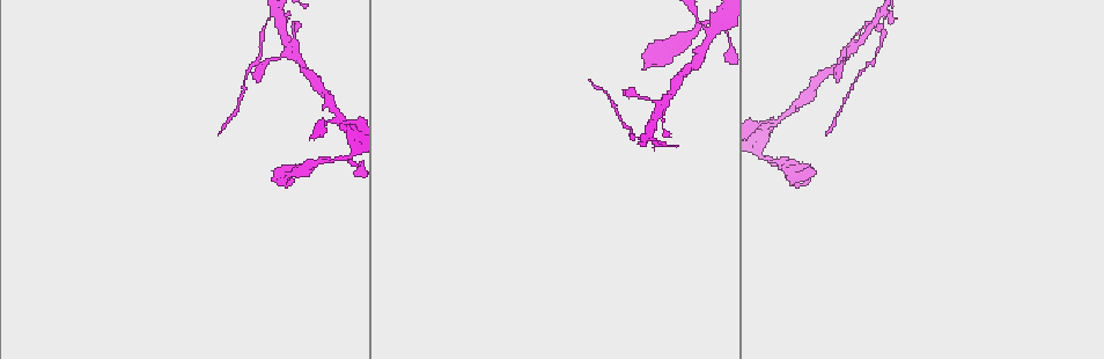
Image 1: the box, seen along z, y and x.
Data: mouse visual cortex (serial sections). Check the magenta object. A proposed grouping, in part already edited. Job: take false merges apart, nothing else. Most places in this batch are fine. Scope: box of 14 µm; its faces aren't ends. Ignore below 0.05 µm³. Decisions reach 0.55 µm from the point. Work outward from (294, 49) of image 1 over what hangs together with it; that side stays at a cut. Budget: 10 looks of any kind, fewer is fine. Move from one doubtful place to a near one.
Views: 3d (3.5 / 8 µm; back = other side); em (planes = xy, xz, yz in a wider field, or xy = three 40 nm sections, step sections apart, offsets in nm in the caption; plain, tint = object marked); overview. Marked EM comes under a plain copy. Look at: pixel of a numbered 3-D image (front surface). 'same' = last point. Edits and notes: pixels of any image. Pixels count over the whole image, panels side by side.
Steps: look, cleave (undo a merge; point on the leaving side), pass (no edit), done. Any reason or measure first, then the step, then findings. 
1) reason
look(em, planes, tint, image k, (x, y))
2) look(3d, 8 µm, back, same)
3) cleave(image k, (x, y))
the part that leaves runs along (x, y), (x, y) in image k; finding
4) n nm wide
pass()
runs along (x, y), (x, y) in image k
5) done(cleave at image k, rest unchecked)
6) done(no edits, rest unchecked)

looks like a crossing
look(3d, 3.5 µm, image 1, (646, 133))

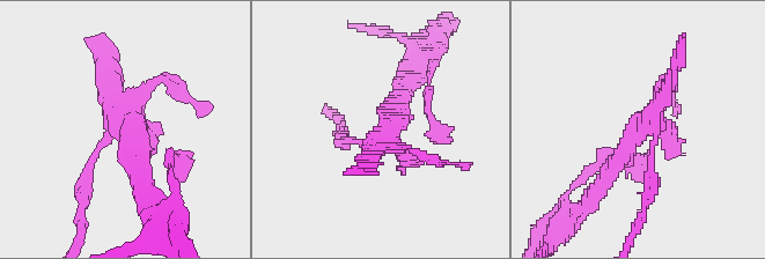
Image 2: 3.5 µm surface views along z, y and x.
now the EM
look(em, xy, step 3, tint, image 2, (121, 124))

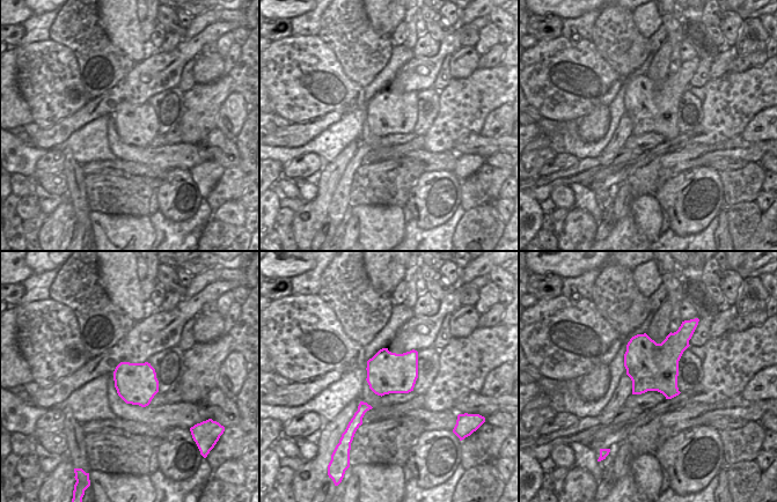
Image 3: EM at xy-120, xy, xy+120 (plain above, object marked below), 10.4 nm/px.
look(em, xy, step 2, tint, same)

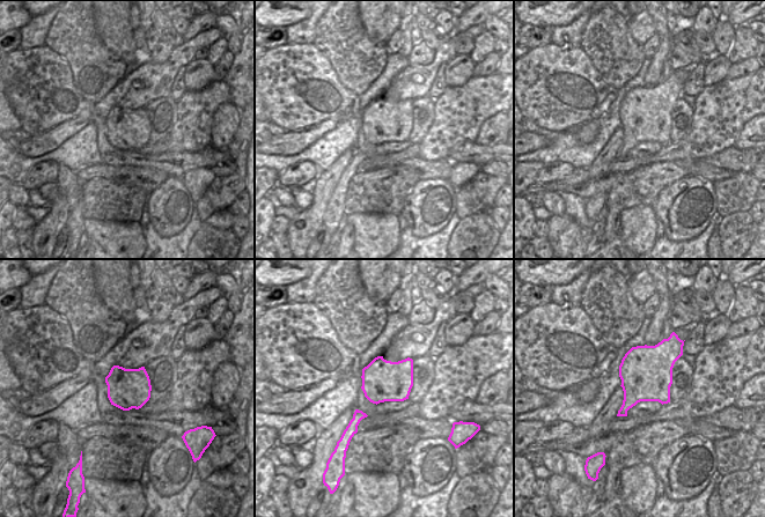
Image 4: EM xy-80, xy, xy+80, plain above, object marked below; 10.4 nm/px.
cleave(image 2, (83, 184))
the part that leaves runs along (100, 149), (82, 182), (79, 242) in image 2; two cells meet here

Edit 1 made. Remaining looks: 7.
calibre changes
look(3d, 8 µm, image 1, (268, 62))

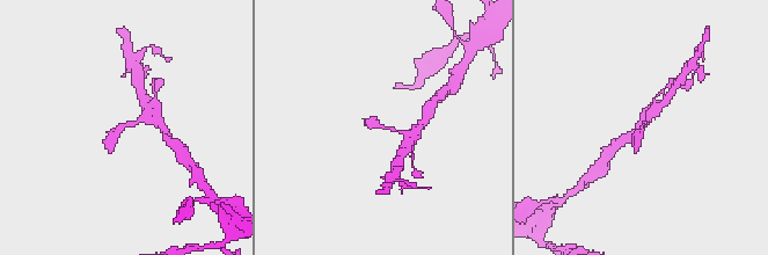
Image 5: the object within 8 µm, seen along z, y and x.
look(3d, 3.5 µm, image 5, (640, 127))

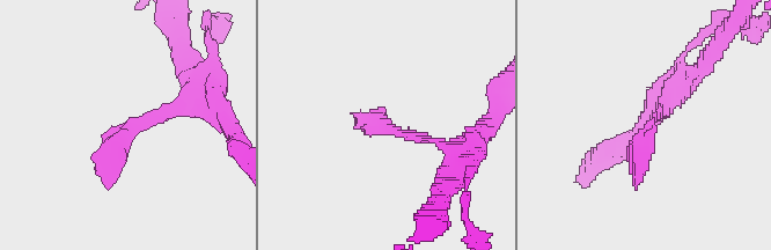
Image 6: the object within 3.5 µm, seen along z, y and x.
now the EM
look(em, xy, step 2, tint, image 6, (396, 132))

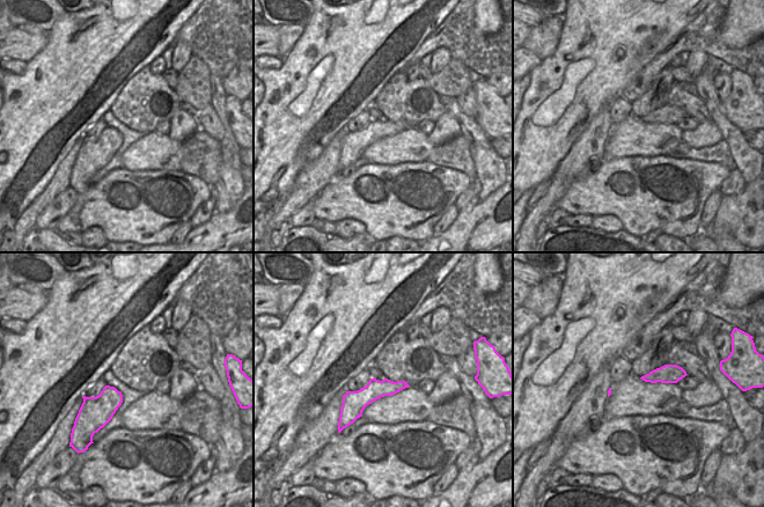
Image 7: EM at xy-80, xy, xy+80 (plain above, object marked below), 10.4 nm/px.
pass()
runs along (404, 384), (374, 389), (343, 411) in image 7; one cell here

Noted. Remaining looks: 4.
three-way junction
look(3d, 3.5 µm, image 1, (767, 159))

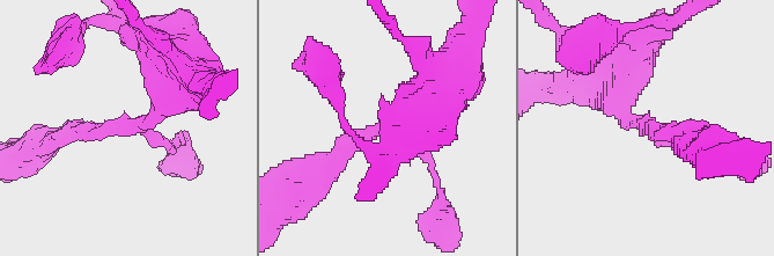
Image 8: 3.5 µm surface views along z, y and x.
pass()
runs along (170, 68), (148, 122), (71, 137) in image 8; one cell here

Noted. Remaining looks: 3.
arms part here
look(3d, 3.5 µm, image 1, (793, 170))

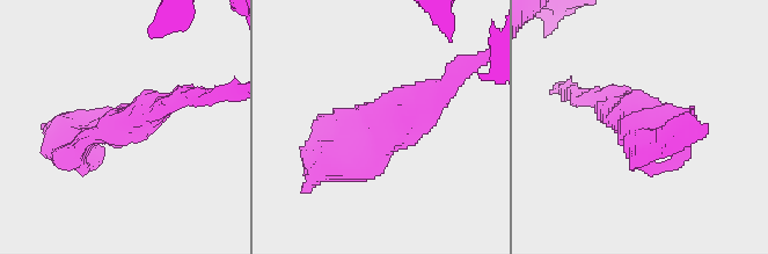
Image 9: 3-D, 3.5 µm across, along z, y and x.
look(em, xy, step 3, tint, image 9, (378, 124))

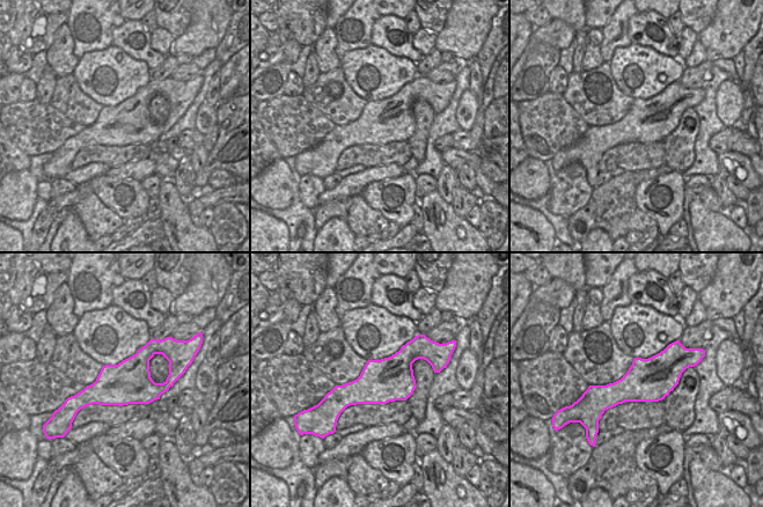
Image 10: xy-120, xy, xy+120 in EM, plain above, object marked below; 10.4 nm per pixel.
pass()
continuous, no second cell

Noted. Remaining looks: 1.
done(cleave at image 2, rest unchecked)

